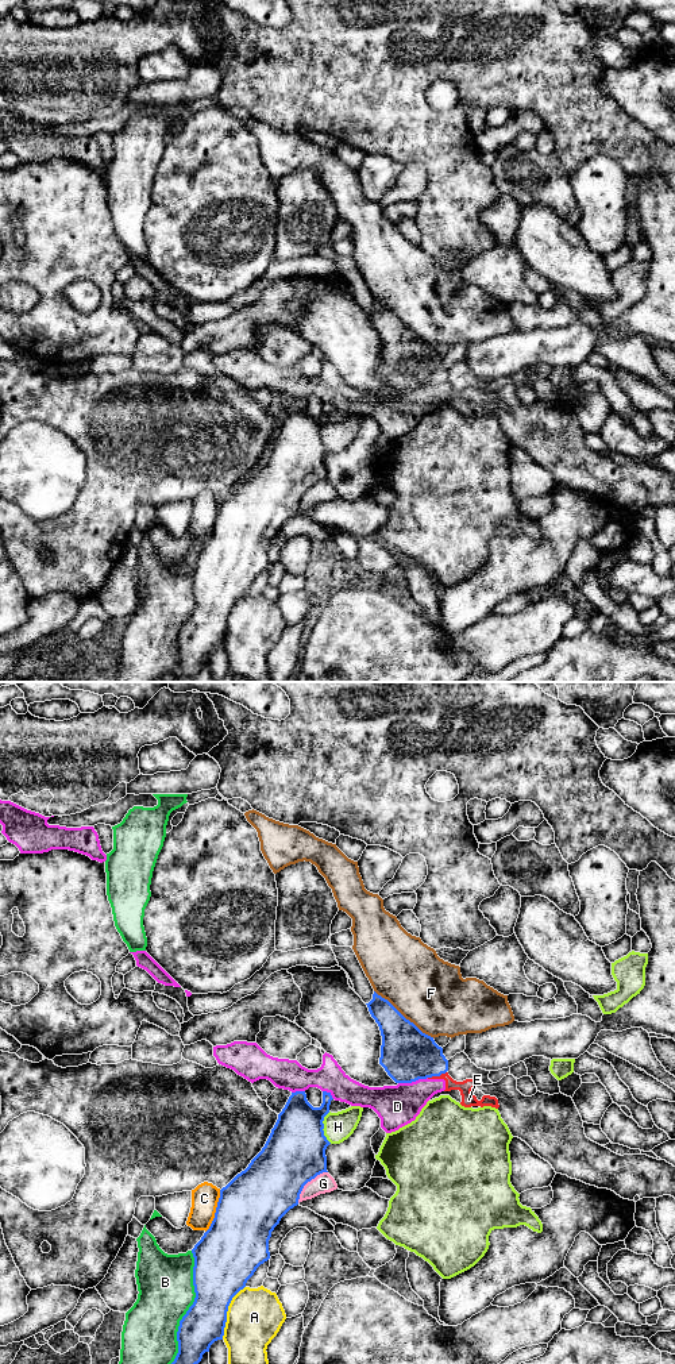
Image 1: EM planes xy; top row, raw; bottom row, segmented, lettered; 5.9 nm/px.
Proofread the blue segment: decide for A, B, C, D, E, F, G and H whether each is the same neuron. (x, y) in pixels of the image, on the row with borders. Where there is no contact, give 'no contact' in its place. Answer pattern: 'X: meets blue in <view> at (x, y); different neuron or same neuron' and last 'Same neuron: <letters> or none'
A: meets blue in xy at (226, 1313); different neuron
B: meets blue in xy at (189, 1307); different neuron
C: meets blue in xy at (216, 1212); different neuron
D: meets blue in xy at (412, 1081); different neuron
E: meets blue in xy at (436, 1075); different neuron
F: meets blue in xy at (402, 1016); different neuron
G: meets blue in xy at (307, 1182); different neuron
H: meets blue in xy at (323, 1128); different neuron
Same neuron: none

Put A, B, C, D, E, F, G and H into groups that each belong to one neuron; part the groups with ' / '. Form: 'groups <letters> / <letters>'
groups A / B / C / D E / F / G / H

